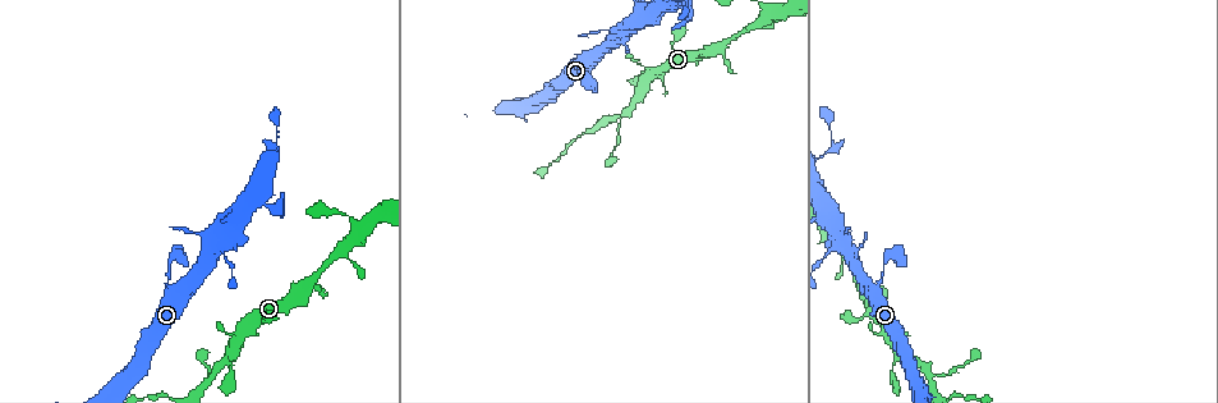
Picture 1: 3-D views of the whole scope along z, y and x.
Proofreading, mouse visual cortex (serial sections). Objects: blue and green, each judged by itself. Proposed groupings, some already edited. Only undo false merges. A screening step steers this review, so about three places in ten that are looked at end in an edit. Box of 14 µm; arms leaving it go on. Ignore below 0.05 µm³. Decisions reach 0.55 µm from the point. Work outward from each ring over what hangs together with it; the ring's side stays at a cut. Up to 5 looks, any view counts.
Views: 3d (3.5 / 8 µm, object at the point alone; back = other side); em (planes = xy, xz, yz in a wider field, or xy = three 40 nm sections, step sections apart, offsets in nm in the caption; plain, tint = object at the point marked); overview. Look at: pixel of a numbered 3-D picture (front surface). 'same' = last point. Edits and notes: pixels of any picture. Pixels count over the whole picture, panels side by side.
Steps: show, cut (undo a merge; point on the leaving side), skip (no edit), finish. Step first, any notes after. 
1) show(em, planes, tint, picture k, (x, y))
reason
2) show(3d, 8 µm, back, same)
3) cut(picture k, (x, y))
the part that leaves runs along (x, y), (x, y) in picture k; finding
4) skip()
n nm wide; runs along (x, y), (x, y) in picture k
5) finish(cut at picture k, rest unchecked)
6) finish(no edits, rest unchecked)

show(3d, 3.5 µm, picture 1, (212, 374))
narrows sharply

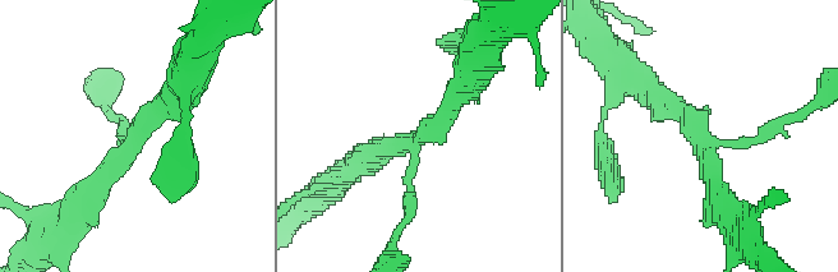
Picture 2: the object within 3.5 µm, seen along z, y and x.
skip()
3 arms; arms of 150, 250, 250 nm; runs along (173, 96), (79, 211) in picture 2; continuous, no second cell

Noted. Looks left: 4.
show(3d, 8 µm, picture 1, (834, 237))

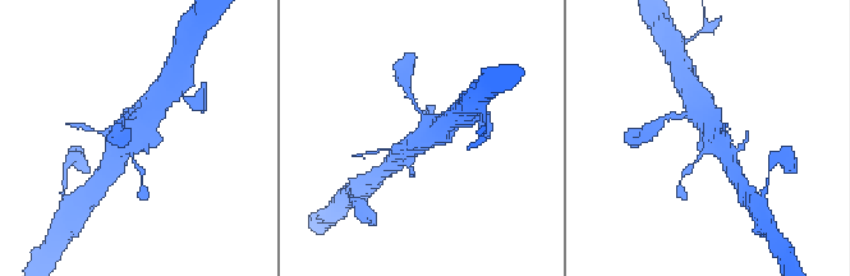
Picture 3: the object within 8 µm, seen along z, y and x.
show(em, xy, step 5, tint, picture 3, (143, 137))

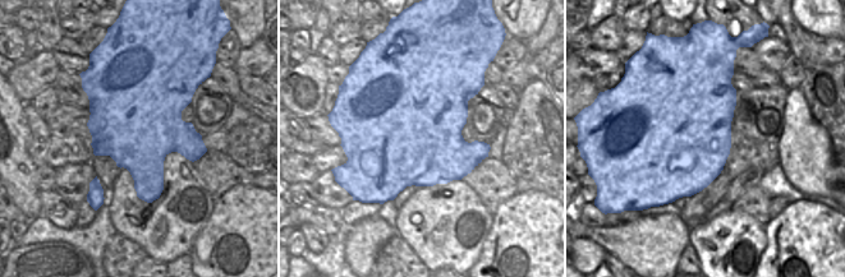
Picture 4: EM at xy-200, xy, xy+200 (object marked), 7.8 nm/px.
skip()
runs along (128, 143), (129, 136), (170, 86) in picture 3; one cell here

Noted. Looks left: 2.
finish(no edits, rest unchecked)

